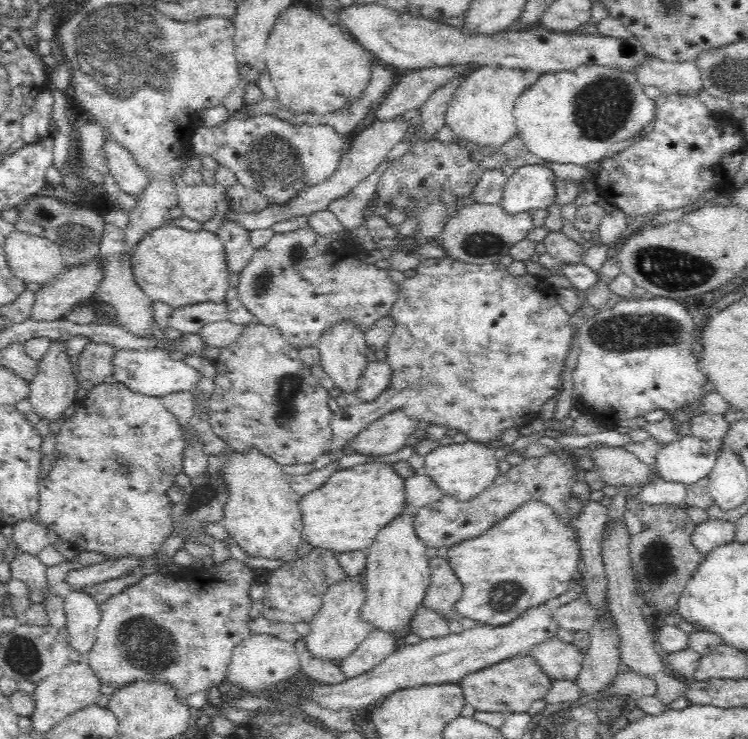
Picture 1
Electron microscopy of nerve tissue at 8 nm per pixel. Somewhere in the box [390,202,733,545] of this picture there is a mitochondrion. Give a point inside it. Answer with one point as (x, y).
(623, 334)

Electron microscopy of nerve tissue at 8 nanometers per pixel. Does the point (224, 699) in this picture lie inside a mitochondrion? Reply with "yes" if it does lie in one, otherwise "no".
no

